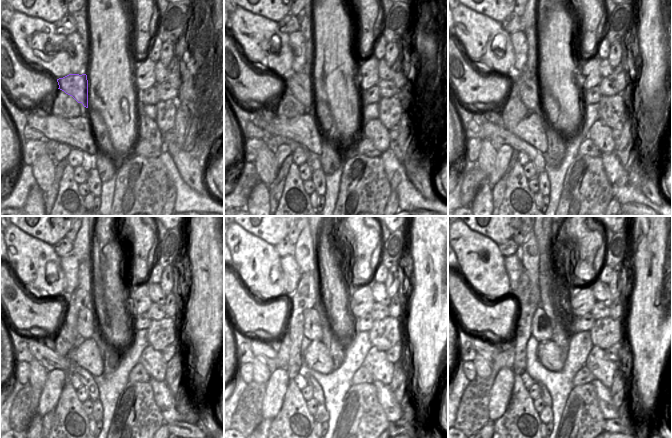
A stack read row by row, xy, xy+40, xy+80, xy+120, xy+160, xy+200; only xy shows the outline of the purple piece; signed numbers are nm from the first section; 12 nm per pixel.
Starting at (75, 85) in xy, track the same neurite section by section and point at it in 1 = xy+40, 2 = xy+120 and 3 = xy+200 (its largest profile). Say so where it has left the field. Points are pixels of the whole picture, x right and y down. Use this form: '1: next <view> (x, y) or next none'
1: next xy+40 (300, 85)
2: next xy+120 (86, 323)
3: next xy+200 (541, 329)

